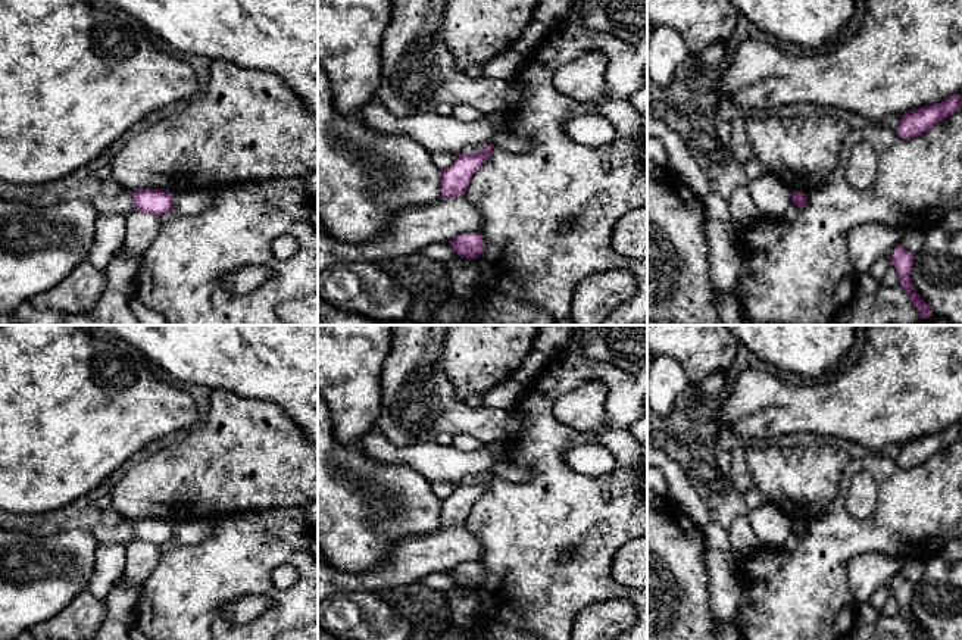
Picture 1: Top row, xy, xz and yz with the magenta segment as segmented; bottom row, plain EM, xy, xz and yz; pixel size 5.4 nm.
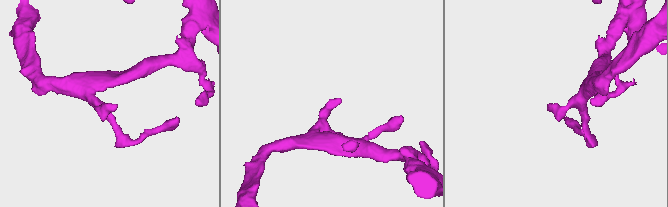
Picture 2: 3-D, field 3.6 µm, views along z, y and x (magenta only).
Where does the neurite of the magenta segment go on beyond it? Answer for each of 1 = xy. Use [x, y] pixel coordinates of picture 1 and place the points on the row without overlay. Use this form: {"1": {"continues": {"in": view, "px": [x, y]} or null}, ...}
{"1": {"continues": null}}

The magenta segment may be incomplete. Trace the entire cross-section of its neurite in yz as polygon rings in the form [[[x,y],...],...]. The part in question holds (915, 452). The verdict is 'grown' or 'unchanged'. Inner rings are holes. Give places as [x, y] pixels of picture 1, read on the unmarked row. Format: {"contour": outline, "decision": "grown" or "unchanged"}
{"contour": [[[953,424],[941,433],[934,433],[905,443],[894,459],[900,468],[913,468],[952,446],[962,435],[961,424]]], "decision": "unchanged"}

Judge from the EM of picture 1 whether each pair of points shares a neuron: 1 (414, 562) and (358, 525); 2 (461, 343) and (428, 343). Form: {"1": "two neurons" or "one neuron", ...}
{"1": "two neurons", "2": "two neurons"}

